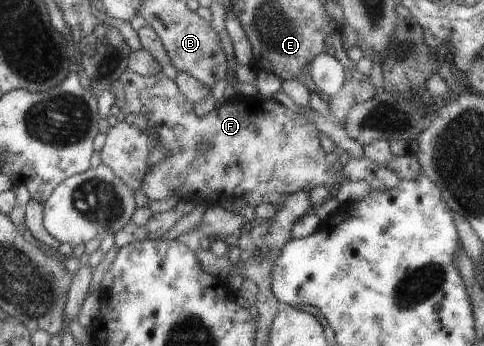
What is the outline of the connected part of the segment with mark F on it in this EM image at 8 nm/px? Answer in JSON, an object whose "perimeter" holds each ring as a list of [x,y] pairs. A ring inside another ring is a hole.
{"perimeter":[[[127,70],[121,74],[121,77],[117,81],[112,83],[110,90],[116,97],[115,104],[119,106],[121,117],[127,116],[129,113],[144,115],[144,117],[148,119],[148,127],[152,131],[153,137],[156,139],[155,144],[162,144],[167,150],[167,155],[162,163],[153,165],[144,175],[141,190],[150,200],[164,200],[167,199],[167,197],[171,197],[171,195],[178,195],[180,197],[179,201],[188,200],[189,202],[194,202],[197,205],[202,204],[206,208],[209,208],[221,204],[222,200],[225,200],[226,198],[236,197],[241,203],[248,203],[254,208],[261,203],[273,203],[273,205],[277,205],[277,208],[279,209],[280,205],[292,193],[298,191],[309,193],[311,189],[315,189],[315,187],[319,187],[319,185],[323,185],[323,187],[328,188],[330,191],[334,191],[335,188],[339,186],[338,172],[327,162],[327,159],[325,158],[327,157],[327,154],[319,144],[318,127],[313,122],[308,121],[305,116],[299,115],[286,108],[274,98],[263,98],[258,95],[242,95],[240,98],[229,99],[227,102],[218,104],[213,111],[210,111],[207,115],[201,116],[195,112],[195,105],[184,96],[183,91],[181,91],[176,82],[162,73],[156,76],[147,77]]]}

